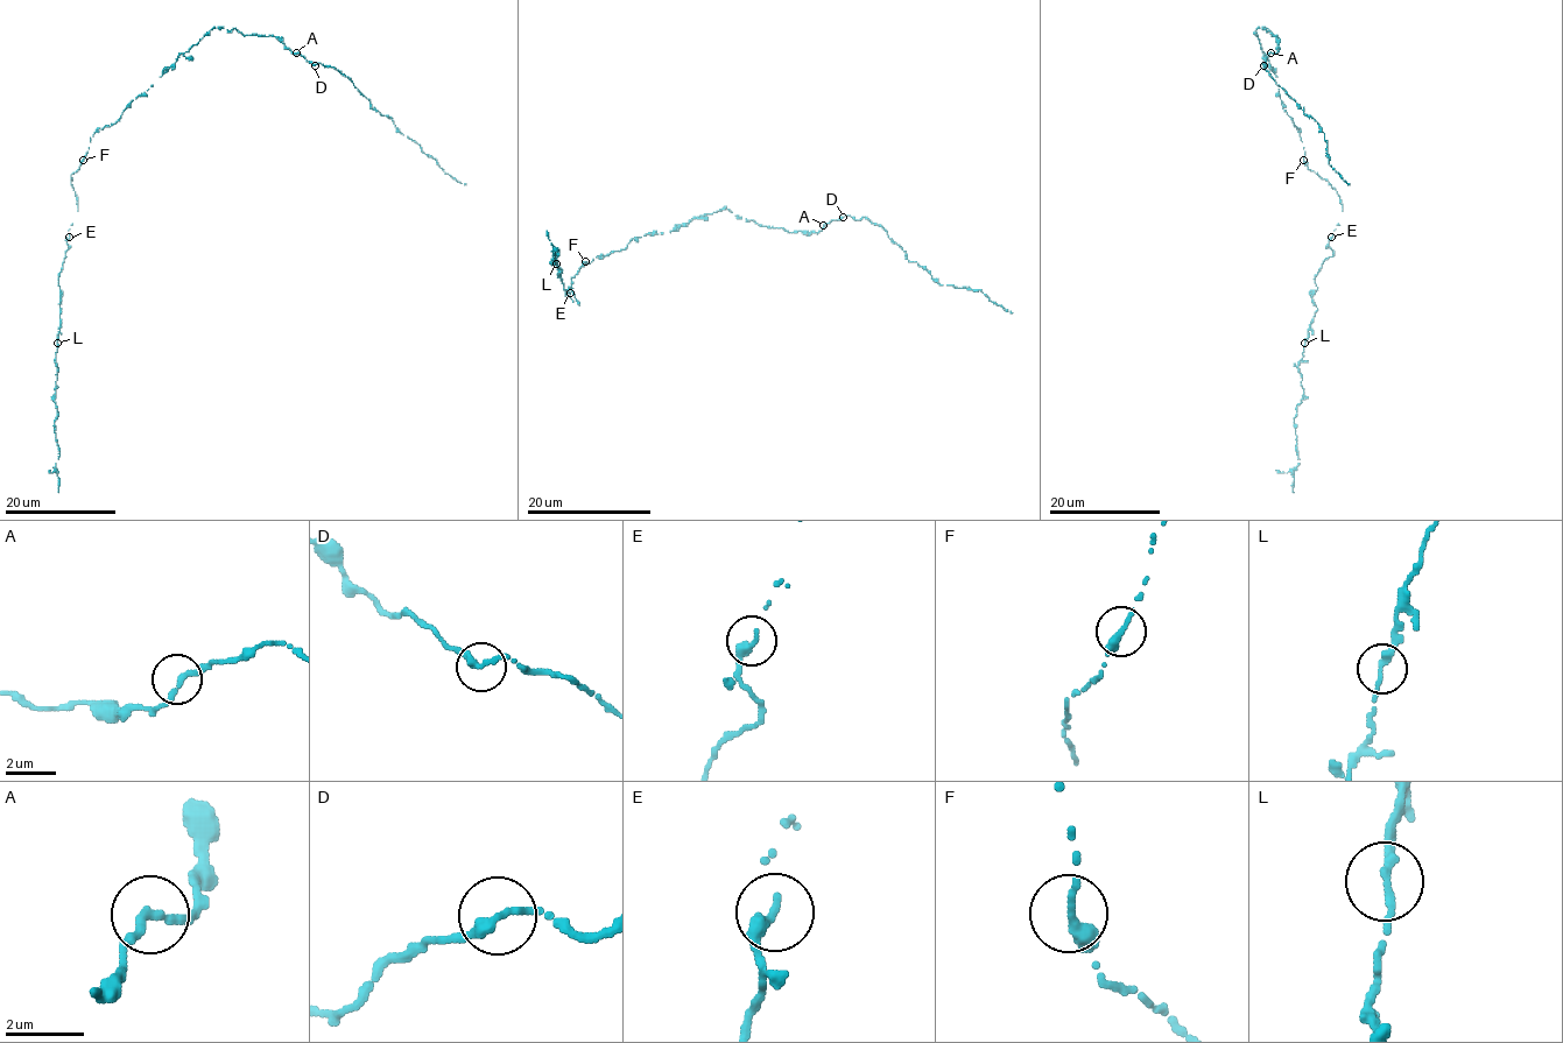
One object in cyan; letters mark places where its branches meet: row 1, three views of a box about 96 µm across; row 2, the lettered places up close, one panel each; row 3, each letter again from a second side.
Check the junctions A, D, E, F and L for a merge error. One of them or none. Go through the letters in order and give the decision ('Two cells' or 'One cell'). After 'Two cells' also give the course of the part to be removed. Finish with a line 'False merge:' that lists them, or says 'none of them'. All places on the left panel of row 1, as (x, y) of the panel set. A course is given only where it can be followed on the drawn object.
A: One cell
D: One cell
E: One cell
F: One cell
L: One cell
False merge: none of them

